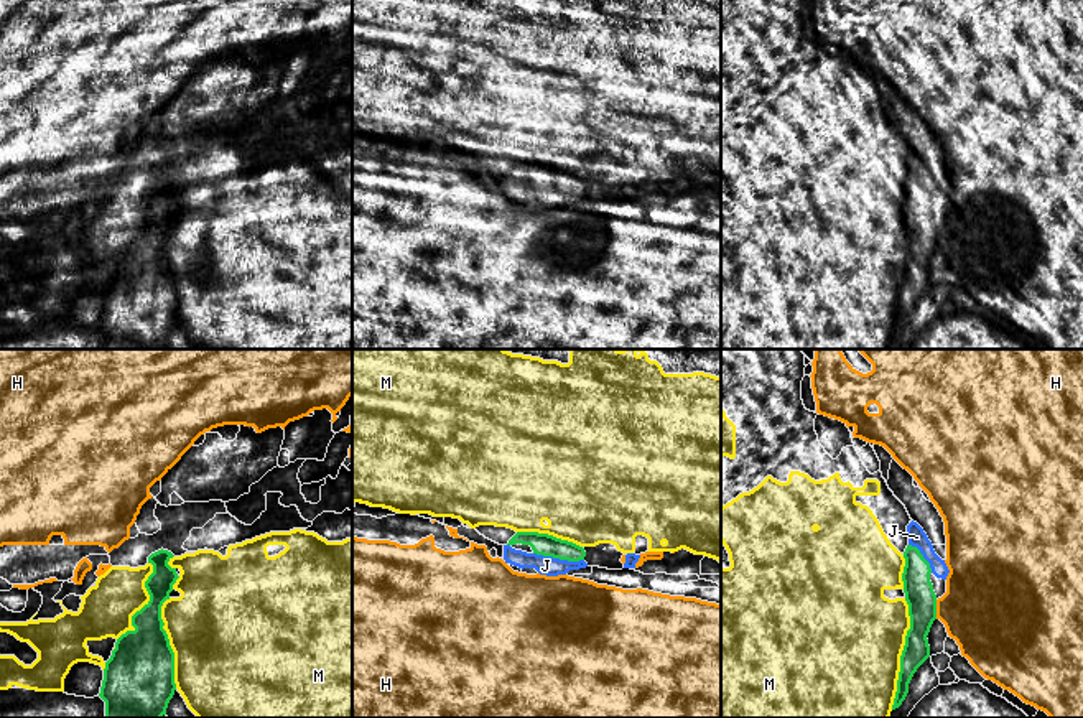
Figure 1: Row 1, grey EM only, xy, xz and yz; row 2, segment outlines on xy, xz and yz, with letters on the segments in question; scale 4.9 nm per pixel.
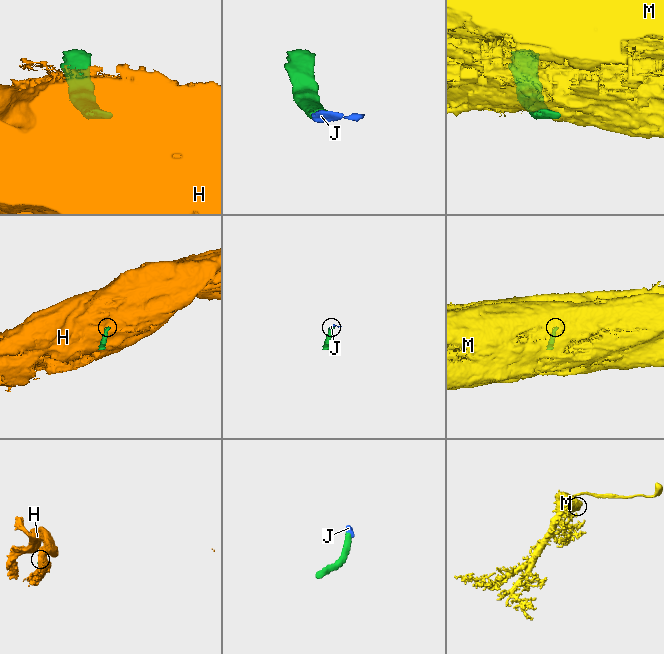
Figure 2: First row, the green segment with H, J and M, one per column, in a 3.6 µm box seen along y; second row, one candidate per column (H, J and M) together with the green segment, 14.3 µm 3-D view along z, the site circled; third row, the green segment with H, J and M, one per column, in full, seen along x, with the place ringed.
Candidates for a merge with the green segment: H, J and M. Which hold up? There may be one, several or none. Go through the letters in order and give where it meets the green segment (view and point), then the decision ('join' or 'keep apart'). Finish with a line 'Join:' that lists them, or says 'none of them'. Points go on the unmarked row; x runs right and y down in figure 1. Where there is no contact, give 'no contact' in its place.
H: contact yz (935, 241); keep apart
J: contact xz (558, 188); join
M: contact yz (902, 285); keep apart
Join: J

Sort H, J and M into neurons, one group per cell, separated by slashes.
H / J / M

